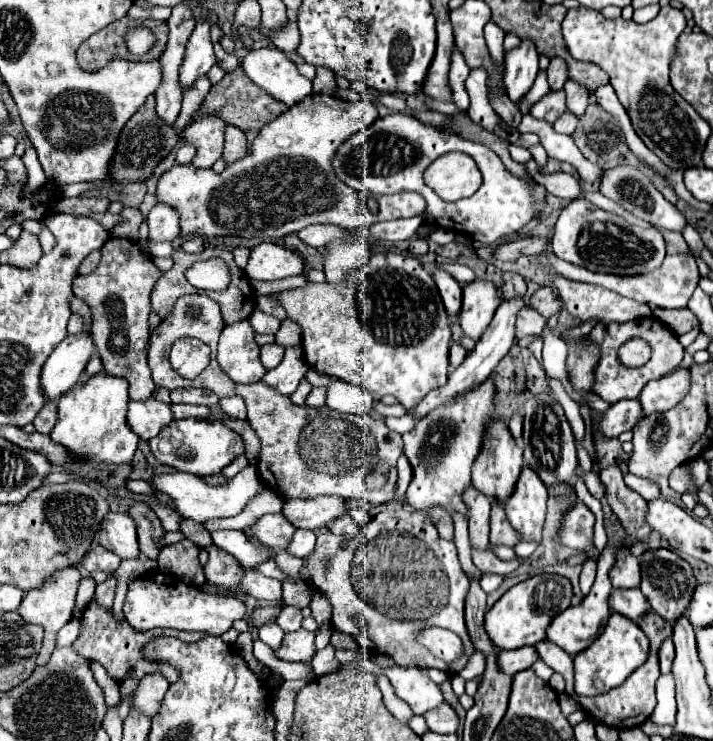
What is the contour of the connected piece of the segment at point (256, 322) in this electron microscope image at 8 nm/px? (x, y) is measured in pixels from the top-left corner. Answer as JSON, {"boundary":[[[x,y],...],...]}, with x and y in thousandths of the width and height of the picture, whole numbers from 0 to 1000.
{"boundary":[[[359,418],[348,435],[353,437],[353,443],[362,448],[362,451],[387,451],[393,445],[393,432],[387,432],[384,426],[376,426],[365,418]]]}

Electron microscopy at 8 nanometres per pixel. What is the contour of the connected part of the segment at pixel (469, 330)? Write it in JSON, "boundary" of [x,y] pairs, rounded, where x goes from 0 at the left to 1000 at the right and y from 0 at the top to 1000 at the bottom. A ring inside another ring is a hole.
{"boundary":[[[665,378],[651,383],[648,397],[651,405],[645,418],[645,440],[654,453],[670,459],[704,408],[701,389],[684,378]]]}

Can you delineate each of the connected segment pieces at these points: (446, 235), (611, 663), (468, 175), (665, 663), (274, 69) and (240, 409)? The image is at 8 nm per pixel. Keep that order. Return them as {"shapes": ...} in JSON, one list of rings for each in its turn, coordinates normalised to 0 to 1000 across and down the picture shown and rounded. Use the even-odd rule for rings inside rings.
{"shapes":[[[[613,308],[602,317],[600,324],[616,331],[624,331],[637,325],[638,318],[637,313],[623,310],[623,308]]],[[[858,826],[847,853],[827,869],[827,874],[805,885],[808,934],[816,939],[836,939],[870,926],[892,901],[903,896],[903,891],[909,891],[909,874],[909,861],[898,850],[898,845],[878,831]]],[[[628,205],[609,216],[595,232],[595,243],[620,270],[628,273],[662,265],[676,248],[668,219],[645,205]]],[[[940,861],[931,864],[931,869],[928,869],[923,883],[926,883],[926,907],[937,910],[940,901],[942,901],[942,891],[945,891],[945,869],[942,869]]],[[[353,65],[337,89],[359,116],[401,143],[412,143],[438,127],[438,111],[390,65]]],[[[334,534],[311,537],[311,540],[309,540],[309,548],[311,548],[311,553],[314,553],[320,561],[325,561],[325,564],[334,564],[334,567],[342,567],[342,564],[345,564],[342,543],[339,543]]]]}

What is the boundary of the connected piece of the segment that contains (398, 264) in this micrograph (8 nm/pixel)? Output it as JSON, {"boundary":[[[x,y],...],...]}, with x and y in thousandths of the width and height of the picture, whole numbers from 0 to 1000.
{"boundary":[[[471,327],[457,337],[457,381],[433,381],[426,389],[400,391],[383,398],[398,413],[407,432],[412,432],[424,443],[424,472],[435,497],[457,507],[488,513],[519,529],[525,540],[550,532],[569,553],[575,553],[603,526],[626,518],[628,510],[631,437],[623,421],[623,410],[617,405],[617,397],[612,394],[606,372],[578,345],[564,345],[553,340],[525,343],[511,362],[488,372],[488,364],[496,362],[499,359],[494,356],[494,335],[488,329]]]}

